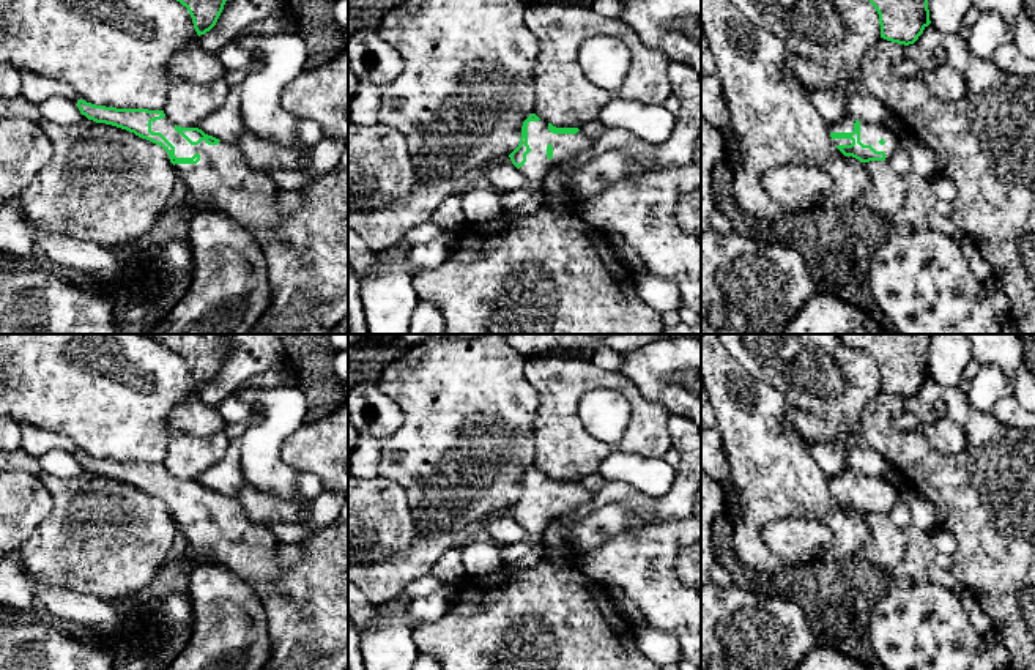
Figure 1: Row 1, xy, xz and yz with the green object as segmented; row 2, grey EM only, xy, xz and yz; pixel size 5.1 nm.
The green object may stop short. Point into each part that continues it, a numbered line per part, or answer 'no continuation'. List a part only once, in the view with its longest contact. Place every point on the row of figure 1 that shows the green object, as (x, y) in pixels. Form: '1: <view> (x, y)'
1: xy (307, 251)

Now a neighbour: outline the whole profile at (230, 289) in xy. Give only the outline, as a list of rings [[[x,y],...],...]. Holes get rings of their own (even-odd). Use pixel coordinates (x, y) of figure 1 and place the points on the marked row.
[[[219,210],[195,211],[189,243],[192,281],[184,296],[147,334],[249,334],[273,296],[262,244],[244,225]]]

